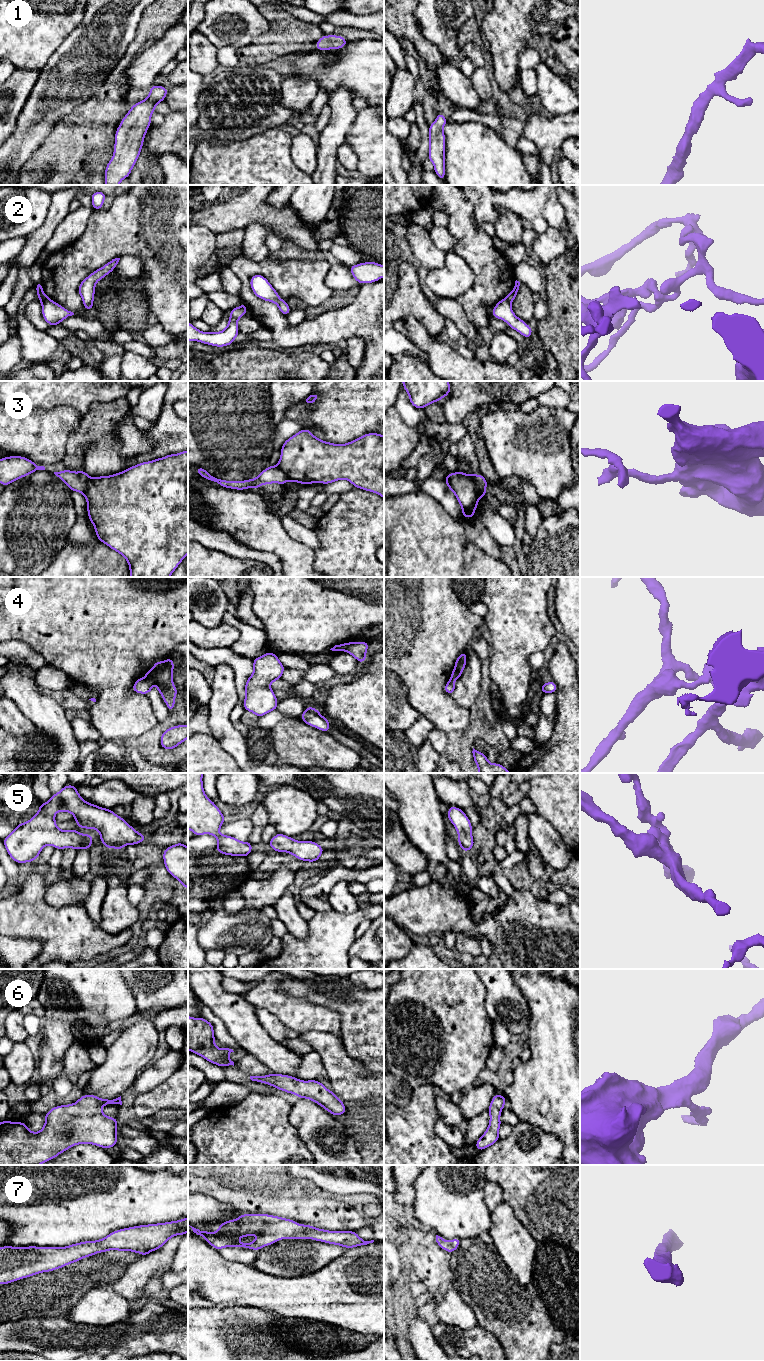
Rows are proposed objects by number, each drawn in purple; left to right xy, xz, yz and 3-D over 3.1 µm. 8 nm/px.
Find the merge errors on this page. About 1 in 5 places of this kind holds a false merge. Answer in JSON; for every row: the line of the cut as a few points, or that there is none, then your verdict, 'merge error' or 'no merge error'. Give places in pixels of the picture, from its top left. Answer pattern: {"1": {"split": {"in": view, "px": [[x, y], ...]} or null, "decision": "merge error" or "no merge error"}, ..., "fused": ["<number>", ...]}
{"1": {"split": null, "decision": "no merge error"}, "2": {"split": {"in": "xy", "px": [[48, 298], [41, 302]]}, "decision": "merge error"}, "3": {"split": {"in": "yz", "px": [[471, 474], [475, 489], [481, 497]]}, "decision": "merge error"}, "4": {"split": {"in": "xy", "px": [[145, 677], [153, 682]]}, "decision": "merge error"}, "5": {"split": null, "decision": "no merge error"}, "6": {"split": null, "decision": "no merge error"}, "7": {"split": null, "decision": "no merge error"}, "fused": ["2", "3", "4"]}

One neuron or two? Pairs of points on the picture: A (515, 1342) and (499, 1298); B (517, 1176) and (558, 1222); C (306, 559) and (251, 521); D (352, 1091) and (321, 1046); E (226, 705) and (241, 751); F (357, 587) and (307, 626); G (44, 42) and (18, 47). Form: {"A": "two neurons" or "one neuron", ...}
{"A": "one neuron", "B": "one neuron", "C": "one neuron", "D": "one neuron", "E": "one neuron", "F": "two neurons", "G": "one neuron"}

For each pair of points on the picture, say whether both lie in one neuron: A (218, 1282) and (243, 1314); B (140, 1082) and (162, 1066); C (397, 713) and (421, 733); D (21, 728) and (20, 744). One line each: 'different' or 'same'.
A: different
B: same
C: different
D: different

